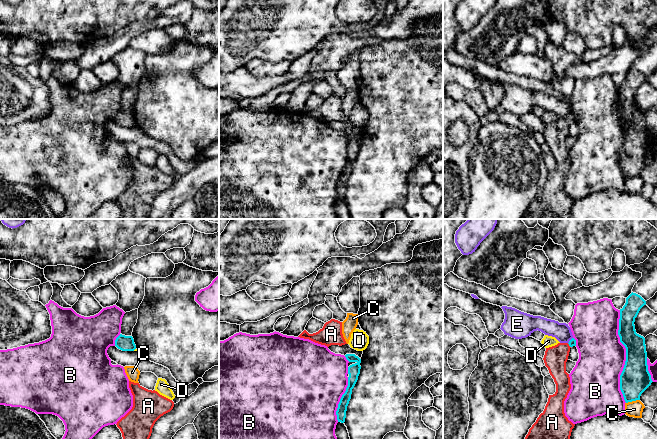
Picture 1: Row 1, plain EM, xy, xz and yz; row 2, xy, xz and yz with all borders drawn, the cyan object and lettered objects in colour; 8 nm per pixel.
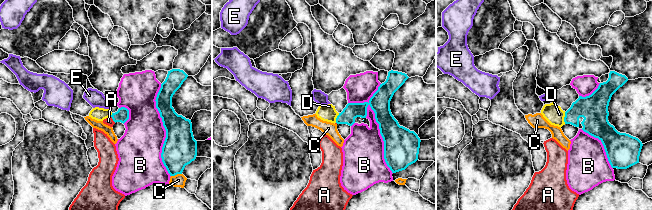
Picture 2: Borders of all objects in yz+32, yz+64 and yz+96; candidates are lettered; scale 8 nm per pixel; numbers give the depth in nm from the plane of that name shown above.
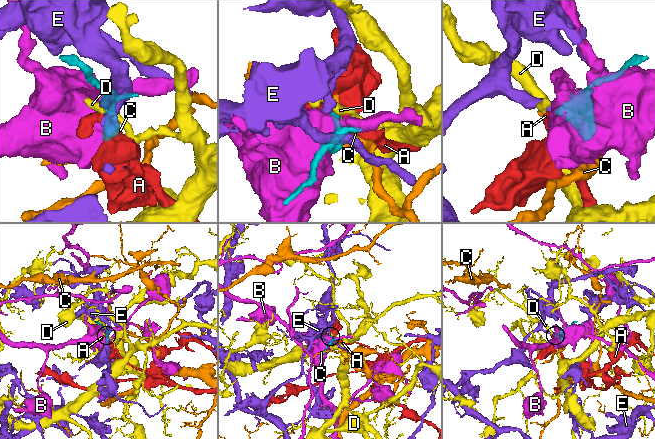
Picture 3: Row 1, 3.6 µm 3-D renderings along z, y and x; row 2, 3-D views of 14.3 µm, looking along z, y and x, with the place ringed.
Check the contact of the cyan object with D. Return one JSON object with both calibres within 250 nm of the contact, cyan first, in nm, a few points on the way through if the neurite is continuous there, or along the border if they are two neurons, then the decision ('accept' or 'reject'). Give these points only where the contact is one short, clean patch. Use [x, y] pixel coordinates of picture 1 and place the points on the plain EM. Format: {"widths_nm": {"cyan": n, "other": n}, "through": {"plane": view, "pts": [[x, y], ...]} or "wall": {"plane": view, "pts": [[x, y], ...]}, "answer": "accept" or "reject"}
{"widths_nm": {"cyan": 130, "other": 20}, "wall": {"plane": "xy", "pts": [[135, 124], [133, 126]]}, "answer": "reject"}

